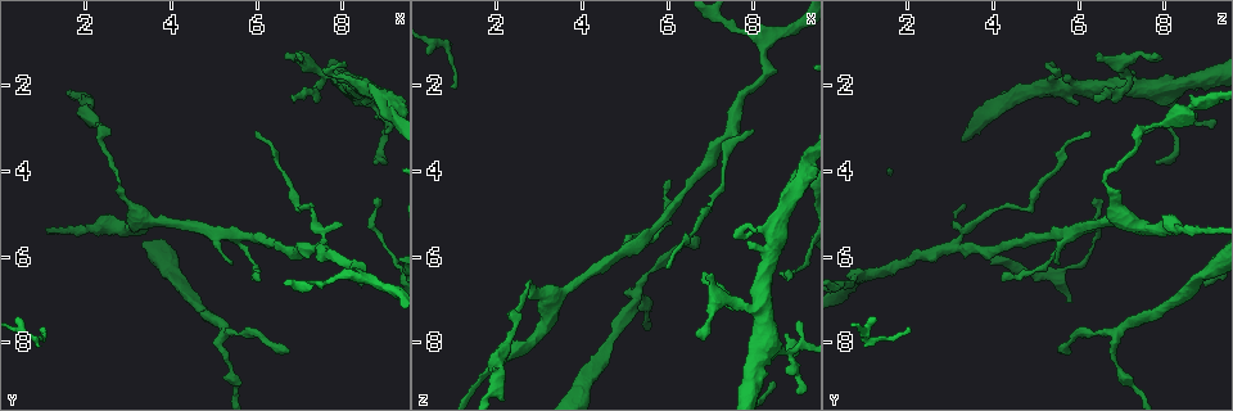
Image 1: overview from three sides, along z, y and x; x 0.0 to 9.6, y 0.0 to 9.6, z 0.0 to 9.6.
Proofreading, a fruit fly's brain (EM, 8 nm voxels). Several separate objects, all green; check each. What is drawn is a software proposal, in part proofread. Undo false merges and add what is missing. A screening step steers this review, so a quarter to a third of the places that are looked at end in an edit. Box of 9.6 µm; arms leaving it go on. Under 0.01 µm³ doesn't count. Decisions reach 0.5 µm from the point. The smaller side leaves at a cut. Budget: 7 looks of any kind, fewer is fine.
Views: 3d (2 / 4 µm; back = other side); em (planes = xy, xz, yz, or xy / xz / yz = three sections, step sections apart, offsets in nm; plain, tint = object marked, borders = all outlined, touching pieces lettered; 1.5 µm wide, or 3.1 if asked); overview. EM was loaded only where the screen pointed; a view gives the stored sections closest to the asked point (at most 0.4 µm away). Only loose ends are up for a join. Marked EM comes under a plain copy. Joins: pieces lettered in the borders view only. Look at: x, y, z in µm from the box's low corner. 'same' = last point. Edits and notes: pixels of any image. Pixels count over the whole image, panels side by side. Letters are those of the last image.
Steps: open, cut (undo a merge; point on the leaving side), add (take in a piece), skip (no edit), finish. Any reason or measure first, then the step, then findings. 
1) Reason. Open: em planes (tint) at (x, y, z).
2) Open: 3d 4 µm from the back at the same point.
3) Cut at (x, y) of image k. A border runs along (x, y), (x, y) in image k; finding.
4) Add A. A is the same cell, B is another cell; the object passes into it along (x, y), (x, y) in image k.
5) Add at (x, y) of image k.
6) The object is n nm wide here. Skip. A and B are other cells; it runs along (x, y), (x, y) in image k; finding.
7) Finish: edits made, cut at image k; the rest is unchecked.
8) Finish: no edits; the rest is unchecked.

Thin end. Open: 3d 4 µm at (6.05, 3.10, 6.25).

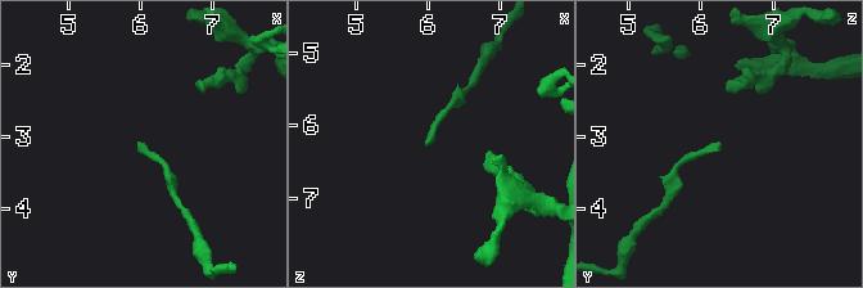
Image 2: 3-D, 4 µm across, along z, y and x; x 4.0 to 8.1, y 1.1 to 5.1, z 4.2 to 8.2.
Open: em xy step 8 (tint) at (6.00, 3.10, 6.30).

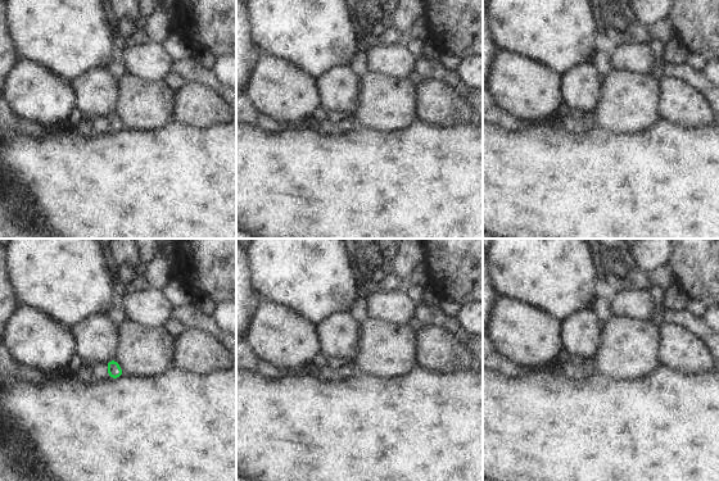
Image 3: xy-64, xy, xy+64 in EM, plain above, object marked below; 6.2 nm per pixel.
Open: em planes (borders) at the same point.

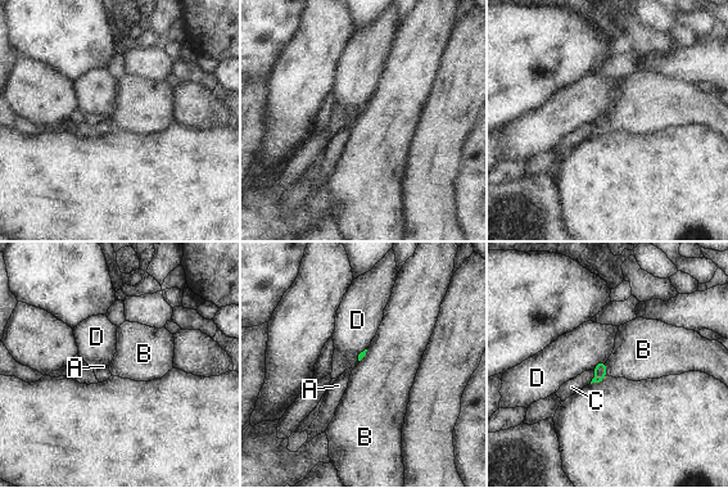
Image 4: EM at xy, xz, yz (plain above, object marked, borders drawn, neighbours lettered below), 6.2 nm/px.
The longest contact is with D, 110 nm. Skip. A, B, C and D are other cells; a border runs along (605, 362), (607, 371) in image 4; no lettered piece goes on from it.

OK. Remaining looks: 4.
Free end. Open: em xy step 8 (tint) at (6.95, 1.25, 6.45).

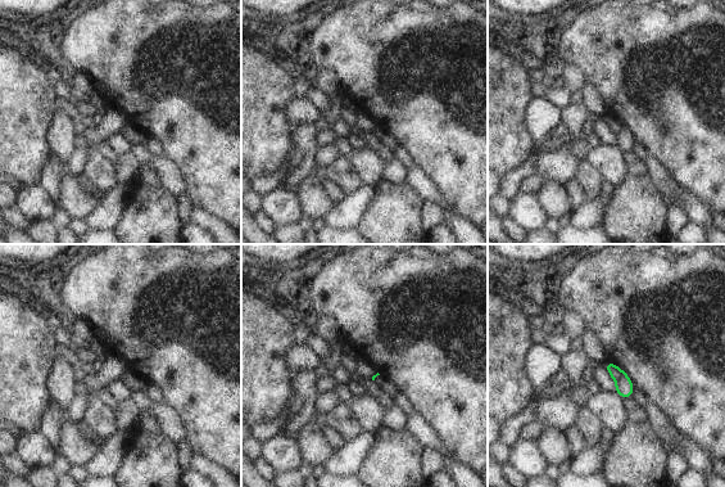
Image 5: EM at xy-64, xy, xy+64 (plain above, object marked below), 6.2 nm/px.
Cut it another way. Open: em planes (borders) at the same point.

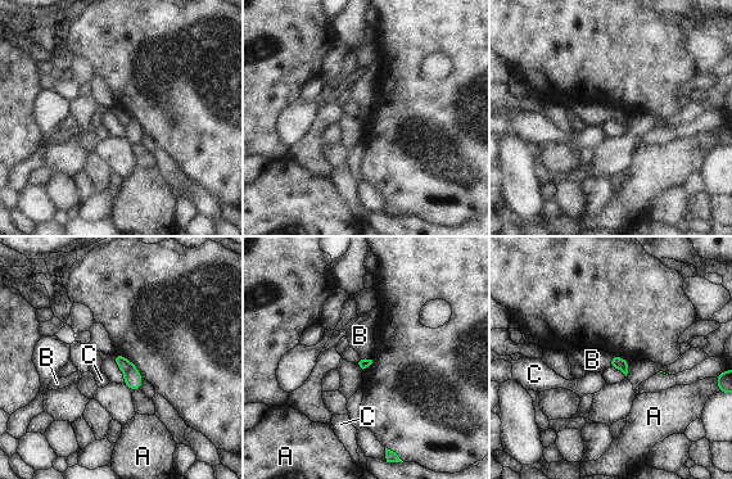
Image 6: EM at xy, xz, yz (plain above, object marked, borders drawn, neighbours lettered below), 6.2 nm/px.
Add B. B is the same cell, A and C are other cells; the cell continues.

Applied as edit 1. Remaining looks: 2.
Redraw. Open: overview.

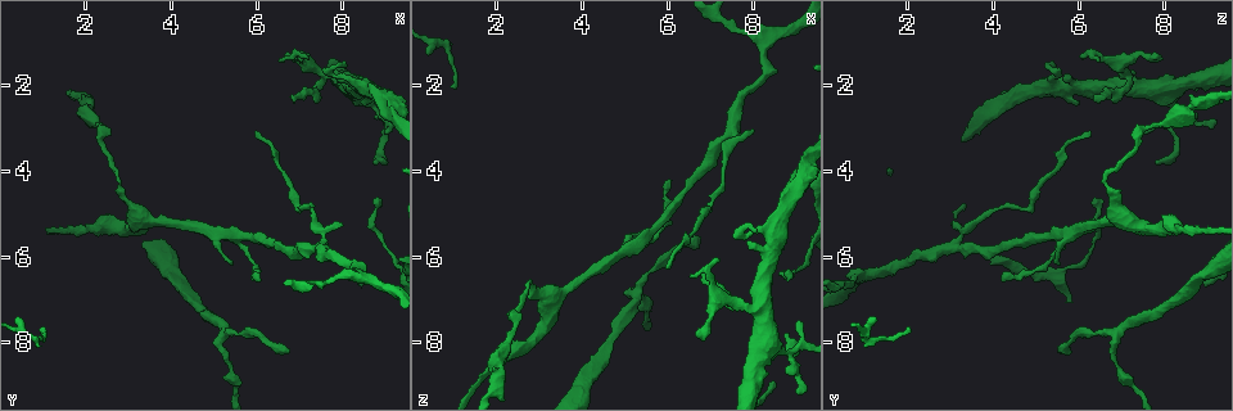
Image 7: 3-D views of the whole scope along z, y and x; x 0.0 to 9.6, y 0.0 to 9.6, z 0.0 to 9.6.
Tapers out. Open: em xz step 4 (borders) at (8.95, 4.60, 6.45).

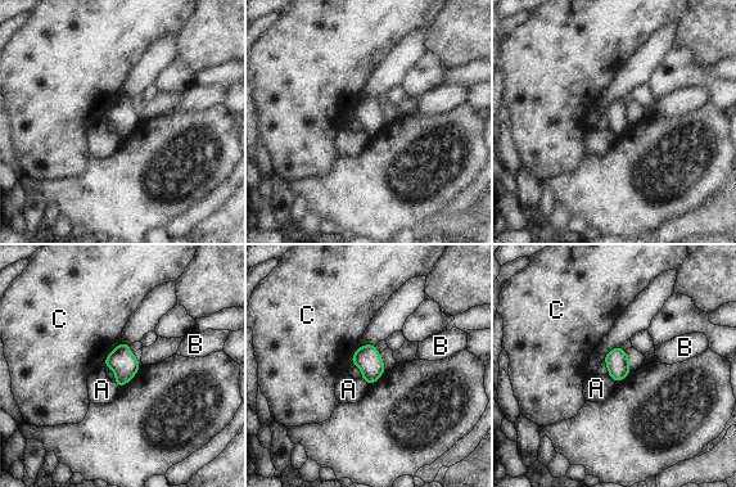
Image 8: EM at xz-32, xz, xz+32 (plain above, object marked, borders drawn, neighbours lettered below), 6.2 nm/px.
Skip. A, B and C are other cells; none of them fits.

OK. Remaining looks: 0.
Finish: edits made, add at image 6; the rest is unchecked.

